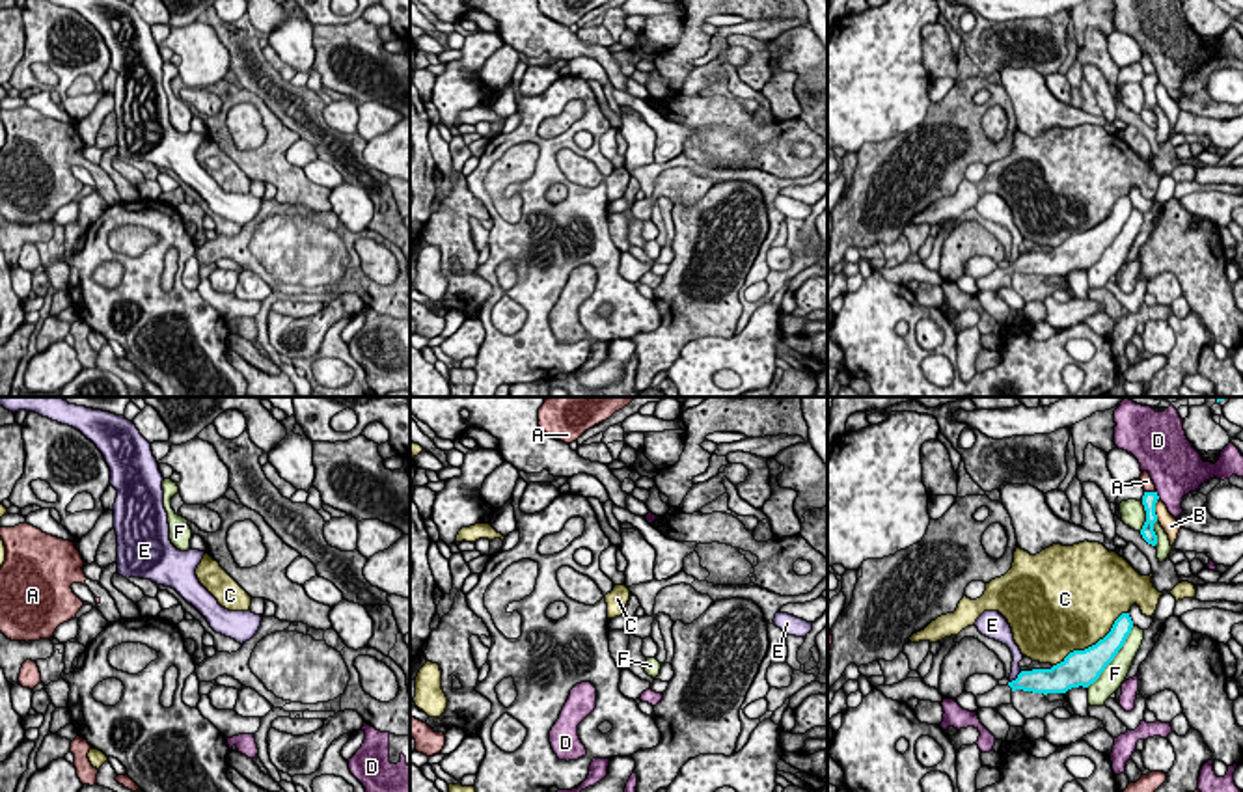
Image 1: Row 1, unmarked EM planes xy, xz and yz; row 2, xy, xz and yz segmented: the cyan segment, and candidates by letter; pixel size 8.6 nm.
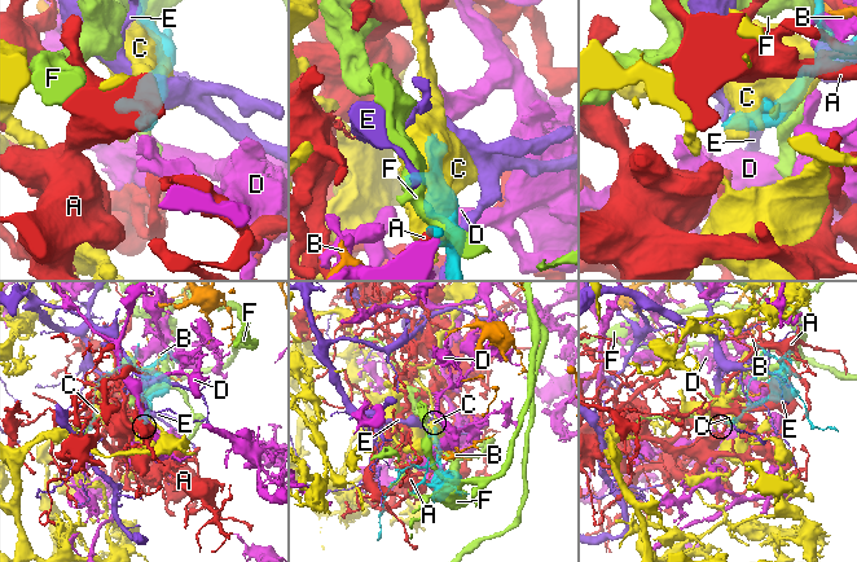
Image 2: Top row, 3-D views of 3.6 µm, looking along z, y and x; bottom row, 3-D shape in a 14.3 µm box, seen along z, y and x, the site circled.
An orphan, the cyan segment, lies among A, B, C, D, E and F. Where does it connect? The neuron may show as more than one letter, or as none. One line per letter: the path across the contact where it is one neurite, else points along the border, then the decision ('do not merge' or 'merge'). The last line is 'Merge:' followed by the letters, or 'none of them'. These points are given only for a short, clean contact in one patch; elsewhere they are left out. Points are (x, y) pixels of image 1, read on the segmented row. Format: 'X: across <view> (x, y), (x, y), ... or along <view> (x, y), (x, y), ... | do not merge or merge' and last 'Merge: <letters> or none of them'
A: do not merge
B: do not merge
C: do not merge
D: do not merge
E: do not merge
F: do not merge
Merge: none of them

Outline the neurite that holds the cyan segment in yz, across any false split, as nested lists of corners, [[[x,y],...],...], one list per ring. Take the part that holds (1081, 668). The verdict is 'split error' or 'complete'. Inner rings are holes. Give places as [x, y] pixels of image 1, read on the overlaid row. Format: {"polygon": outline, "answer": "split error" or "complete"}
{"polygon": [[[1122,613],[1111,632],[1096,645],[1085,650],[1070,652],[1060,663],[1051,669],[1021,671],[1016,680],[1006,686],[995,686],[984,695],[977,695],[977,706],[997,708],[1001,704],[1012,704],[1012,693],[1016,690],[1032,693],[1066,693],[1072,688],[1088,688],[1094,684],[1105,667],[1114,660],[1131,634],[1133,621],[1129,613]]], "answer": "split error"}

